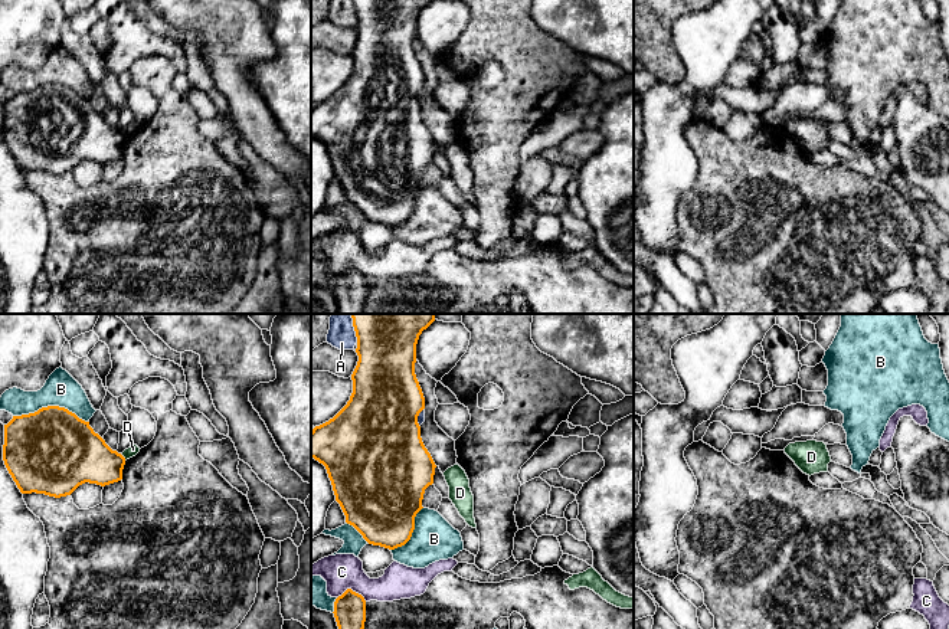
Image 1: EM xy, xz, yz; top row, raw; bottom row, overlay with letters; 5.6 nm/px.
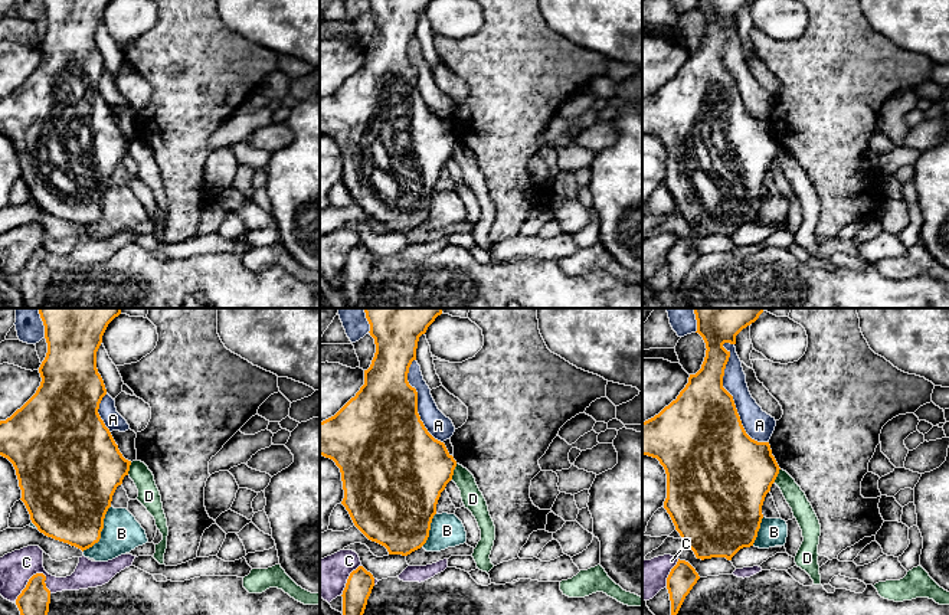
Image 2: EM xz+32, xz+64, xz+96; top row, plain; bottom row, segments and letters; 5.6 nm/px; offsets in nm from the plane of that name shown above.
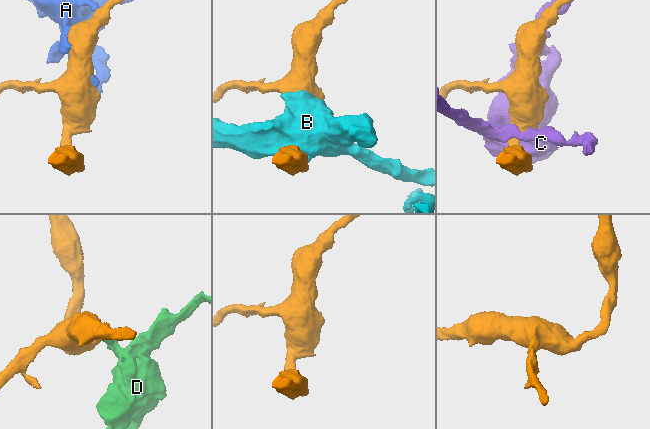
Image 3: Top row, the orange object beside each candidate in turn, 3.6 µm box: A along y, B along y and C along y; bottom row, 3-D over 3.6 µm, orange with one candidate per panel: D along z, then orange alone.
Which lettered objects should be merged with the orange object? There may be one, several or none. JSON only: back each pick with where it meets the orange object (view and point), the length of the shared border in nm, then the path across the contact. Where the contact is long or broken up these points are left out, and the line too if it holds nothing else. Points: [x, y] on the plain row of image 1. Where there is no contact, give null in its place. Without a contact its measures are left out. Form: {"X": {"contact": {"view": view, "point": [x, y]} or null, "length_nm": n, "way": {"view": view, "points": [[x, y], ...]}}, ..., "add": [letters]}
{"add": []}

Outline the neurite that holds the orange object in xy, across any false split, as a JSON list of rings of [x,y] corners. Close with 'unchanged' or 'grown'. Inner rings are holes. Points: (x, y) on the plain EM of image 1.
[[[59,83],[13,94],[4,102],[3,138],[22,171],[36,170],[55,176],[71,173],[85,160],[101,164],[118,160],[125,142],[125,135],[112,128],[89,99]]]; unchanged

